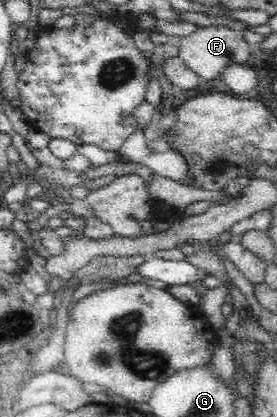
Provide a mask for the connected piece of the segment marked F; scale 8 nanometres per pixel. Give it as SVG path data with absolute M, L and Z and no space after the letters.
M223 24L197 25L194 32L180 37L176 42L179 45L178 56L191 70L197 72L201 80L217 79L230 64L245 65L252 57L253 46L245 41L243 33Z

